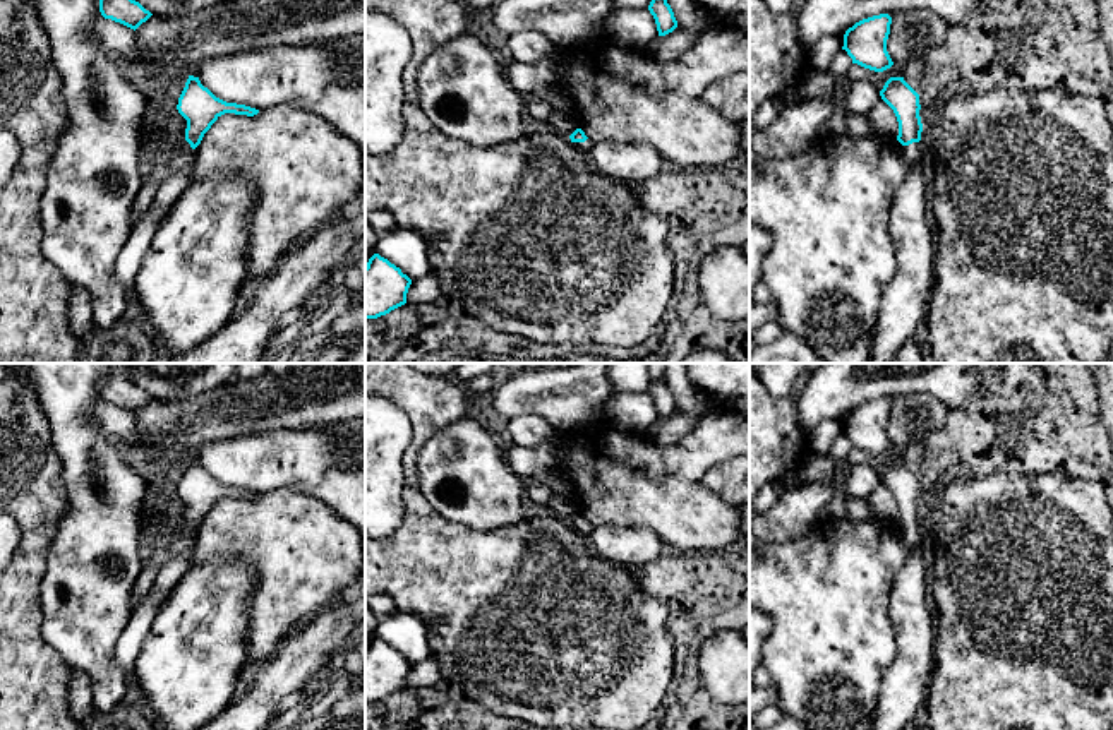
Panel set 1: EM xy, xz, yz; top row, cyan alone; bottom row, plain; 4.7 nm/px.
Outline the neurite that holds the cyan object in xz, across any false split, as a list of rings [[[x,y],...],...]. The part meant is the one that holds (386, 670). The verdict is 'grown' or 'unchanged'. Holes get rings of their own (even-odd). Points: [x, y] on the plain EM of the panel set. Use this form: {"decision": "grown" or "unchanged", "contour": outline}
{"decision": "unchanged", "contour": [[[374,637],[365,649],[365,703],[377,703],[406,687],[412,663]]]}

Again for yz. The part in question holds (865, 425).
{"decision": "unchanged", "contour": [[[888,398],[873,399],[856,406],[844,418],[842,434],[864,452],[883,456],[893,449],[887,423],[890,418],[892,401]]]}

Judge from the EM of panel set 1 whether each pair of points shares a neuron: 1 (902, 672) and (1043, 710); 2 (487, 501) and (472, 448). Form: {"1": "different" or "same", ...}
{"1": "different", "2": "same"}

